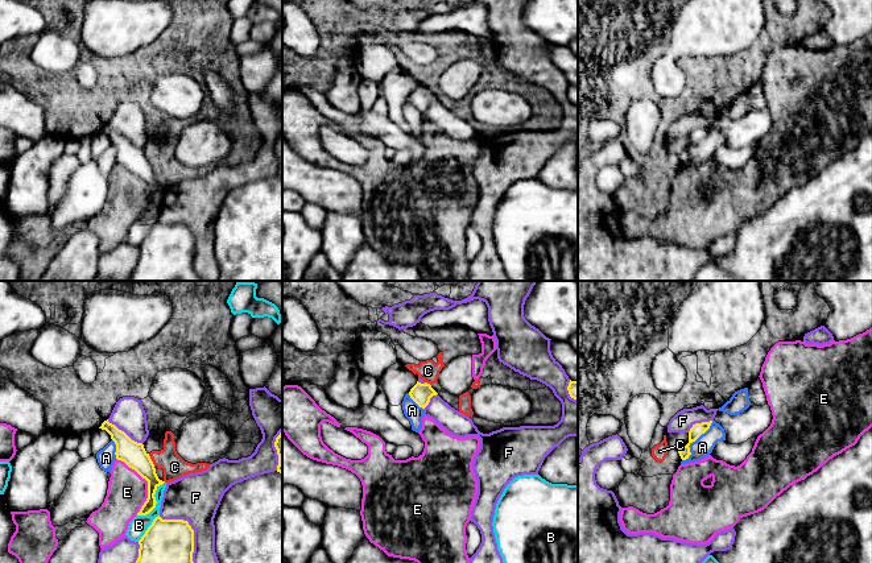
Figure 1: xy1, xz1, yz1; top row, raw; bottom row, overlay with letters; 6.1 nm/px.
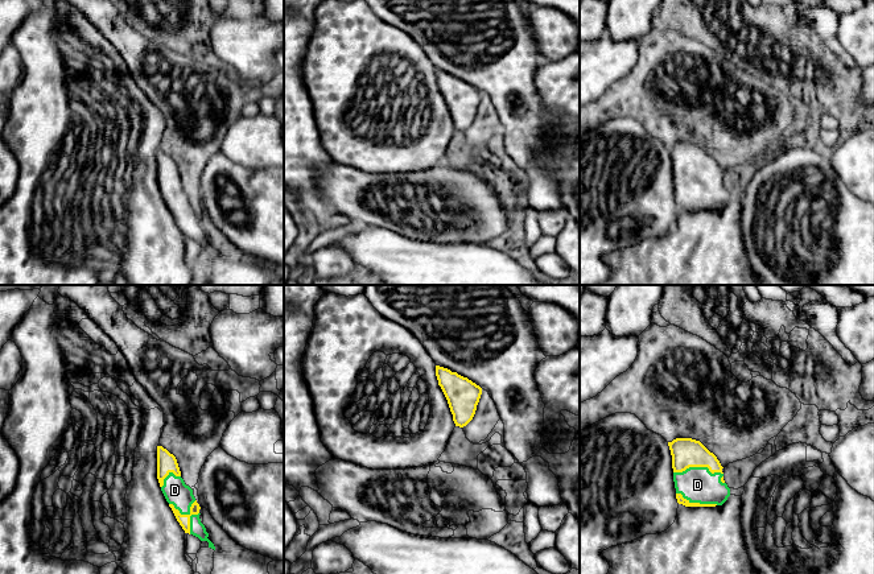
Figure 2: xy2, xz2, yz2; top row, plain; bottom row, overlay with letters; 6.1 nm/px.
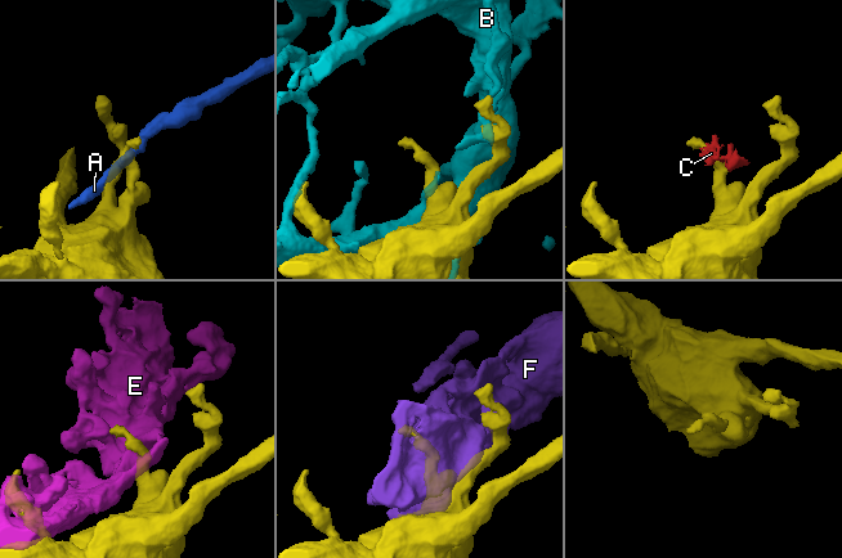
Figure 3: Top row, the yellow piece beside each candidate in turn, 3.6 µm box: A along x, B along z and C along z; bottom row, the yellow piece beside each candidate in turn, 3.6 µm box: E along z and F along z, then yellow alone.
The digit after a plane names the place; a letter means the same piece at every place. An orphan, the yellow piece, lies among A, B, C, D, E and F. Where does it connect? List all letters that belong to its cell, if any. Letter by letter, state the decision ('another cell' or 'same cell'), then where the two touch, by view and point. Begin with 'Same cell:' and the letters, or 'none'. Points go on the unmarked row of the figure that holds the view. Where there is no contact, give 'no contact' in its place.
Same cell: D
A: another cell; contact yz1 (694, 145)
B: another cell; contact xy1 (156, 207)
C: another cell; contact xy1 (151, 164)
D: same cell; contact xy2 (188, 219)
E: another cell; contact xy1 (148, 187)
F: another cell; contact xy1 (193, 240)

